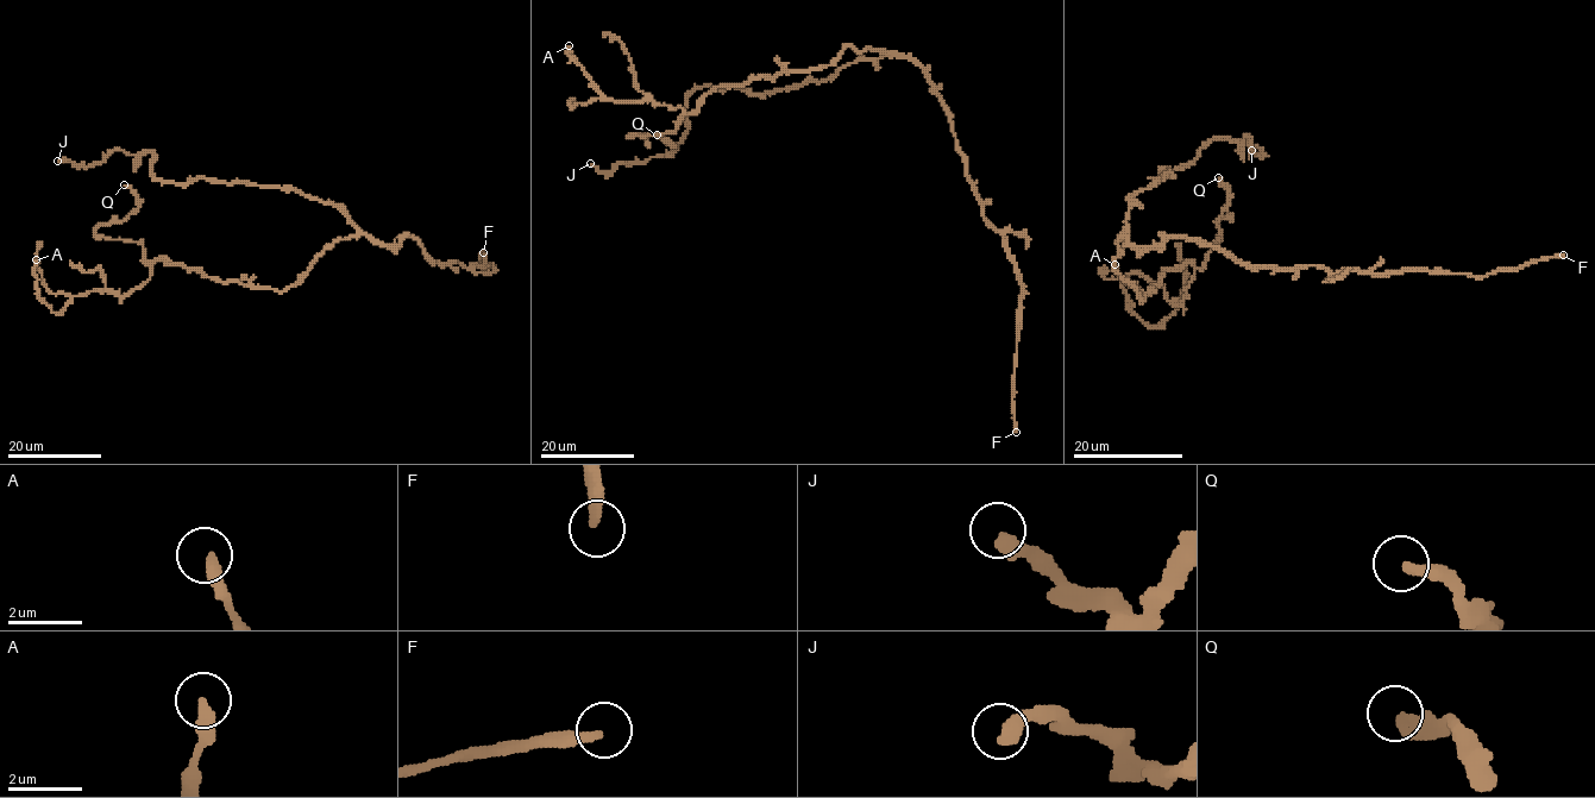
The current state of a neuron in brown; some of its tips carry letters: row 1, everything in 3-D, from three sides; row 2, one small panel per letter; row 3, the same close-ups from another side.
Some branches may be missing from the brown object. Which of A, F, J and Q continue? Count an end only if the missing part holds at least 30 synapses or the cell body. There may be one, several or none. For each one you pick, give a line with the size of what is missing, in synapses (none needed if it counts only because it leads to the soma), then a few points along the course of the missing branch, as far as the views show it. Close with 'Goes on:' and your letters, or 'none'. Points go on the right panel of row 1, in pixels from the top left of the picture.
F: about 250 synapses
Goes on: F

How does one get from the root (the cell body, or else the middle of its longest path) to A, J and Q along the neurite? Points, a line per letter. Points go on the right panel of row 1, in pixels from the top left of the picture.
A: (1122, 237), (1113, 268), (1142, 300), (1167, 270), (1191, 262), (1194, 280), (1147, 326), (1115, 264)
J: (1122, 237), (1129, 199), (1172, 176), (1162, 168), (1223, 137), (1251, 150)
Q: (1122, 237), (1113, 268), (1142, 300), (1163, 271), (1188, 262), (1200, 268), (1229, 205), (1218, 177)

